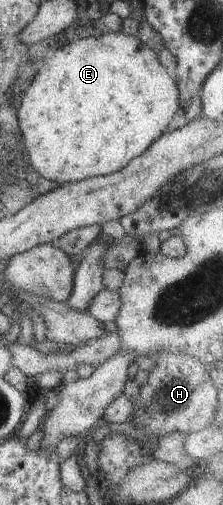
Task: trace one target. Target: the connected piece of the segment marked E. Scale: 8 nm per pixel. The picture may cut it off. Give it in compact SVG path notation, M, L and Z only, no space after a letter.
M122 30L118 32L104 33L99 37L86 37L74 40L63 45L47 56L42 65L38 67L32 83L24 90L24 95L16 109L16 117L22 137L22 141L28 153L31 167L41 177L54 181L60 186L66 183L83 181L87 178L108 176L125 169L136 157L139 157L150 148L150 145L164 135L168 125L172 122L174 114L180 109L180 95L175 79L161 65L159 55L149 49L137 35L127 35Z

